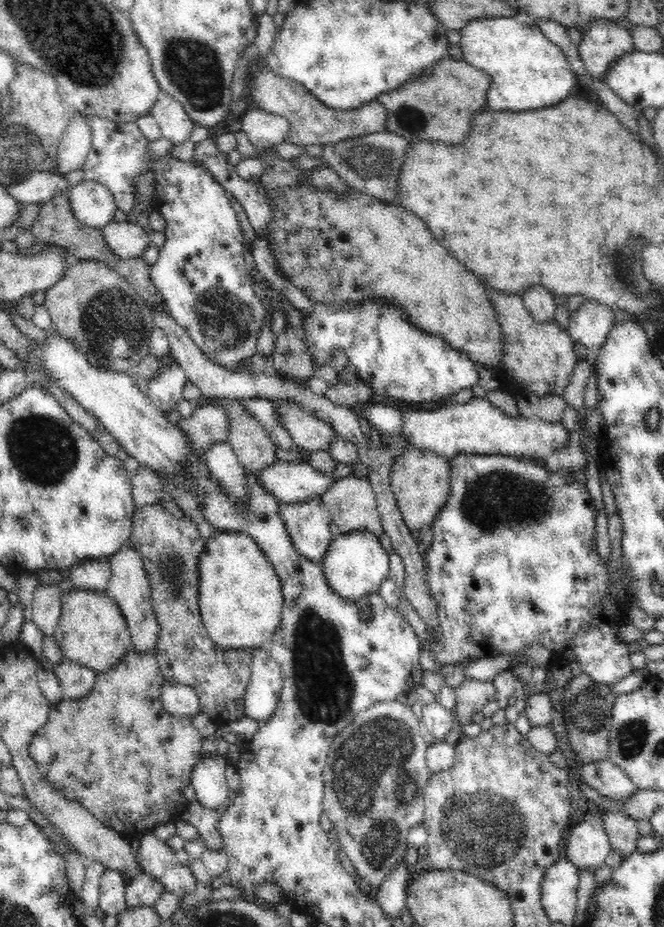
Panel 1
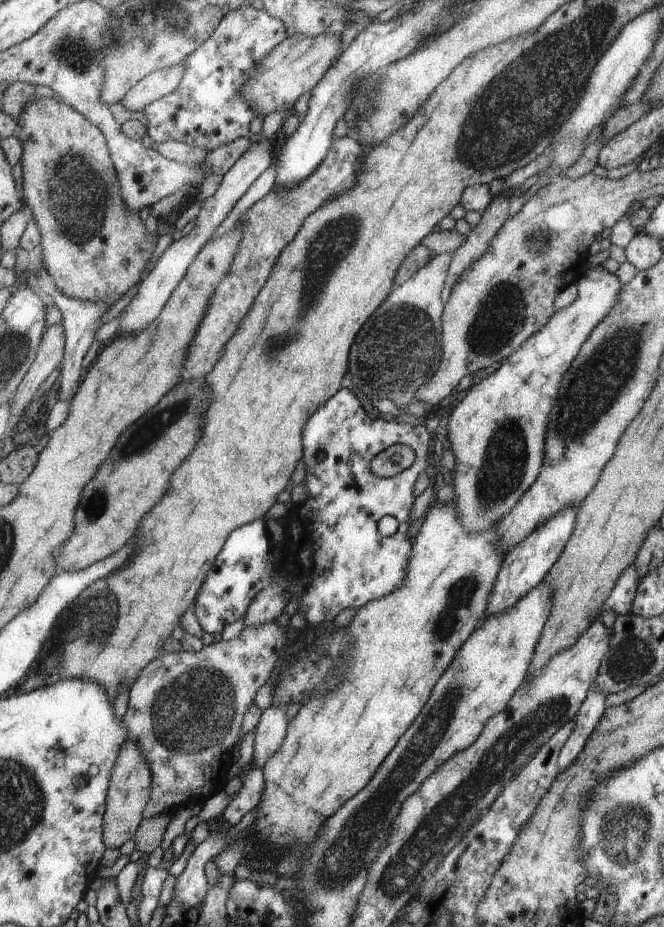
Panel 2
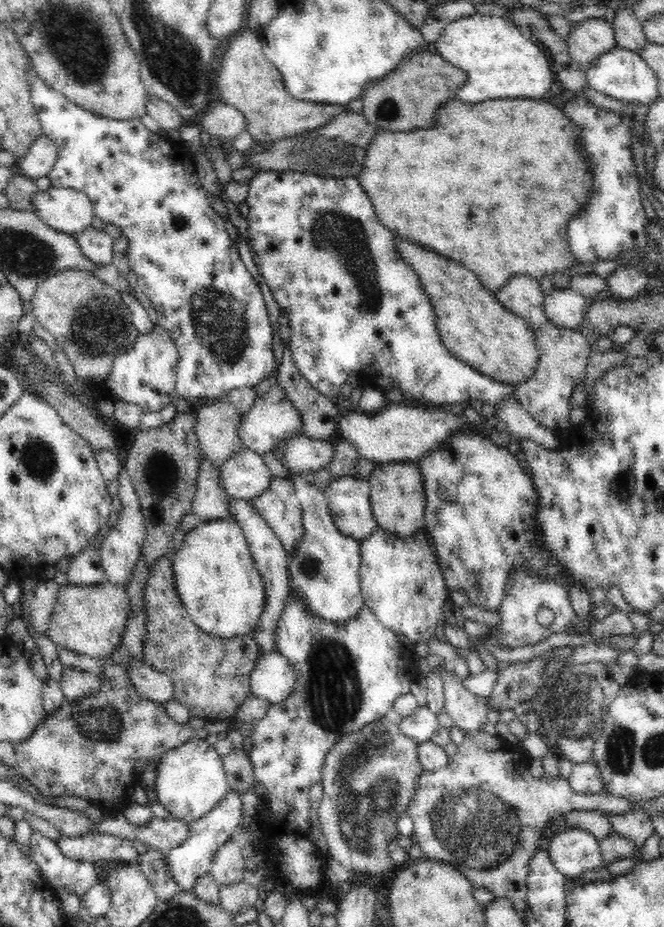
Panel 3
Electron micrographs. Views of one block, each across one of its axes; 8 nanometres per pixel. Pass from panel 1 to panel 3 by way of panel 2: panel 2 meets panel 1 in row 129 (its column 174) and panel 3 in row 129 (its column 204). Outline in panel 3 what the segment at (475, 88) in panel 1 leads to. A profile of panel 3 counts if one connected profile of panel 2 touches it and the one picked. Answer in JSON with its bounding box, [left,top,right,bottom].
[362,50,468,132]

